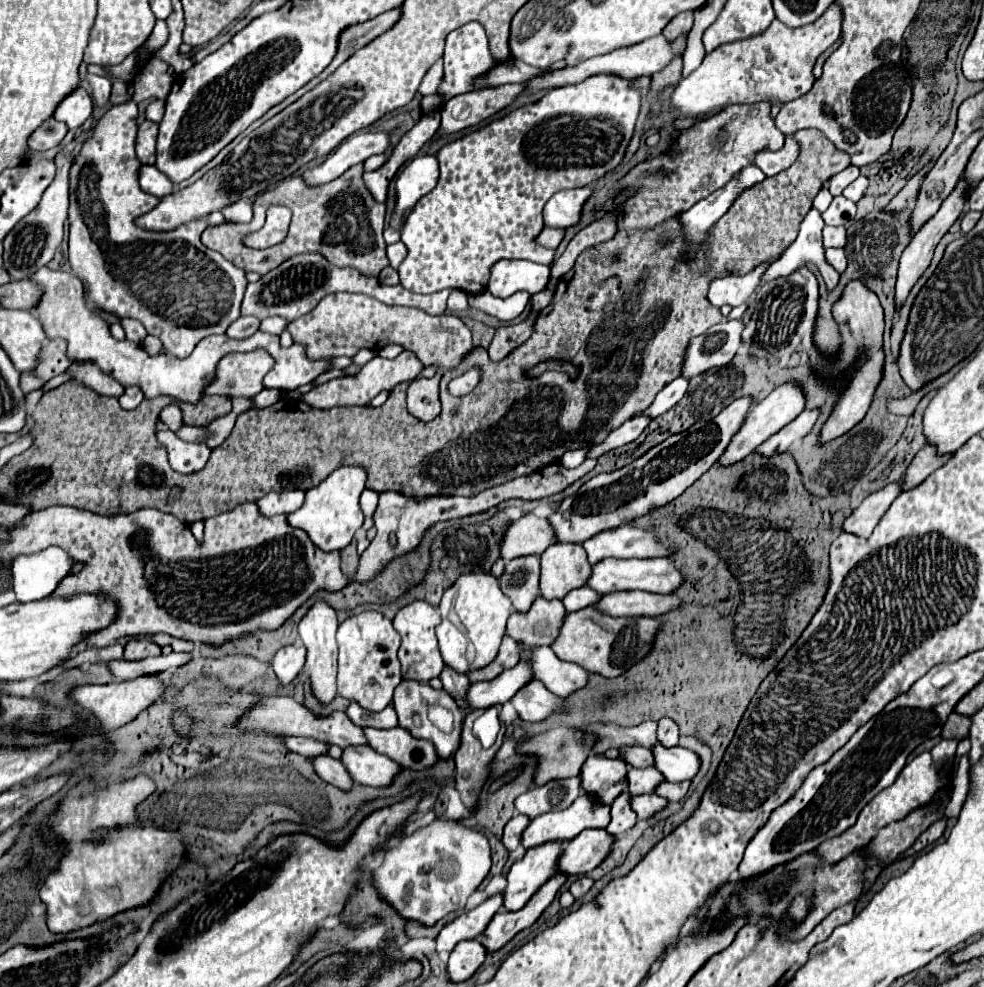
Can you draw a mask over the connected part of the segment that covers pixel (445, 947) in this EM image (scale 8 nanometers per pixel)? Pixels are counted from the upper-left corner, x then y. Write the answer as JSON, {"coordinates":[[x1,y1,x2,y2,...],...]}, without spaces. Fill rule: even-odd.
{"coordinates":[[495,894,495,896,487,898,485,902,481,902,477,908,461,914,453,922,445,924,439,932,439,936,435,938,437,952,451,952,459,942,477,938,481,932,485,932,487,924,499,912,501,906,503,906,503,894]]}

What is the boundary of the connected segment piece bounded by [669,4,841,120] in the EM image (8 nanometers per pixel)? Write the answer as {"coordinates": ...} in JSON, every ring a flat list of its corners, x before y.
{"coordinates":[[831,4,827,12,813,24,789,28,775,20,763,34,717,46,705,54,701,66,673,88,669,106,679,112,679,118,705,118,727,104,787,104,807,94,815,82,813,68,817,58,831,48,841,34,841,12]]}

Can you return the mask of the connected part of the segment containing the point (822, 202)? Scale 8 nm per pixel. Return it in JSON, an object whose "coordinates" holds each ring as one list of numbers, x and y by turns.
{"coordinates":[[821,189,817,196,814,198,813,207,817,208,819,212,823,213,829,207,833,196,830,194,829,190]]}

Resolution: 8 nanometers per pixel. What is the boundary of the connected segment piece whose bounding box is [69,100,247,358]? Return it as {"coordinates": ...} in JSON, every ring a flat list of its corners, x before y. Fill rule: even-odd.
{"coordinates":[[127,100,105,112,91,136,83,142,69,170,69,264,85,286,85,302,117,318,135,318,147,332,161,340,163,352,185,358,201,338,225,334,227,326,239,318,241,298,247,286,245,272,225,260,219,252,201,244,199,236,207,220,199,218,171,232,147,232,133,224,133,218,157,206,159,198,143,192,137,182,141,162,135,156,137,104]]}

